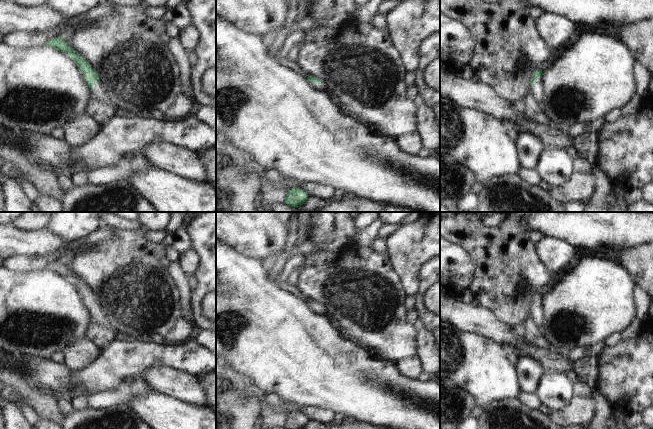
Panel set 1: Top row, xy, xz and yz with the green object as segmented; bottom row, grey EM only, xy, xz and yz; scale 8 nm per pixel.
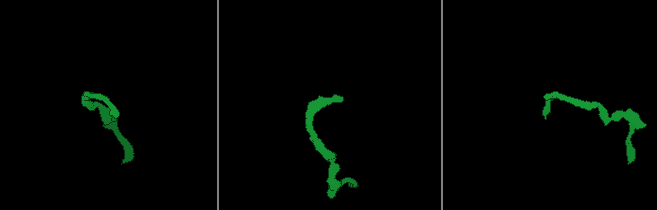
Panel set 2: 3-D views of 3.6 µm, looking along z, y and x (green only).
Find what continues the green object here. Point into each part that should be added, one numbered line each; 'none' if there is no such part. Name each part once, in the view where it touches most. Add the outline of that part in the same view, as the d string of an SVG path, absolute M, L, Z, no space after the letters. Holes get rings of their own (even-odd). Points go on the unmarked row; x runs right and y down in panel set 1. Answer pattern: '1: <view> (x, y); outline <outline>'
1: xz (321, 309); outline M309 305L309 307L313 312L317 314L327 315L326 309L323 305L319 306L318 308L313 308L311 305Z

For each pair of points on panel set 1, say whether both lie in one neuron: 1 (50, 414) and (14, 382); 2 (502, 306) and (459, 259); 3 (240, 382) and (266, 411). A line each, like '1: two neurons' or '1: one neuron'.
1: one neuron
2: two neurons
3: one neuron

